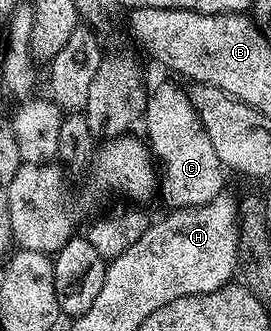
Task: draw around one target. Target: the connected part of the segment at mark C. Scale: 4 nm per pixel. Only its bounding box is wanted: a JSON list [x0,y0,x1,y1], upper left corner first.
[142,85,225,210]

